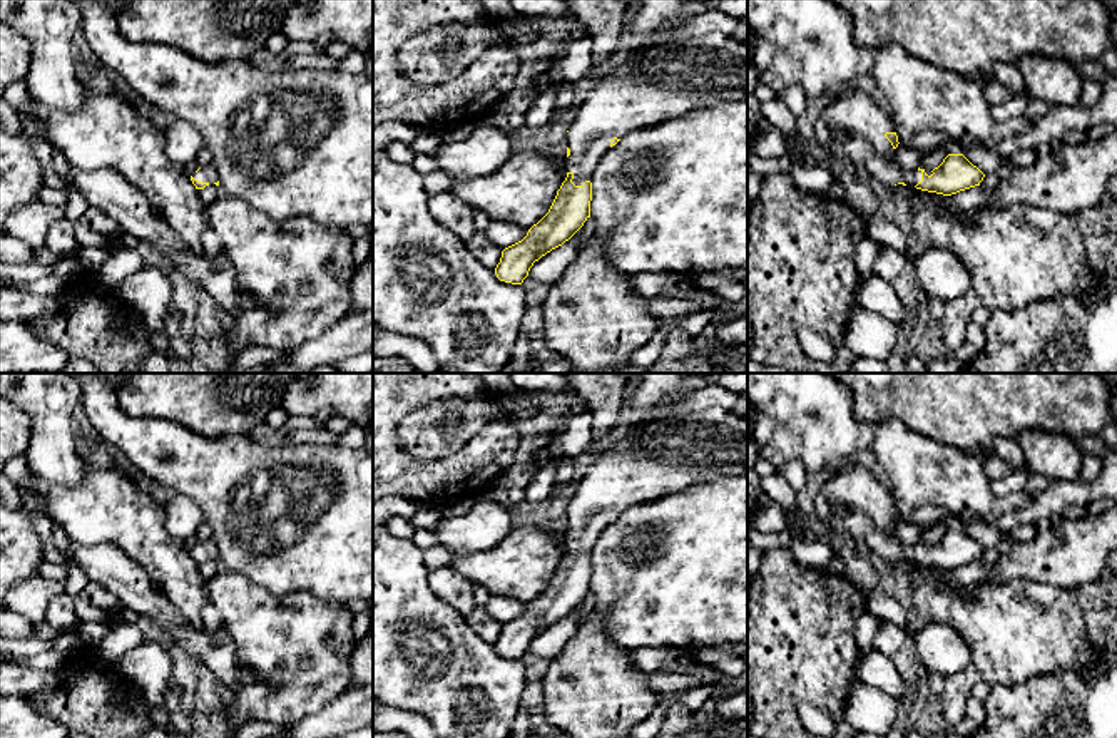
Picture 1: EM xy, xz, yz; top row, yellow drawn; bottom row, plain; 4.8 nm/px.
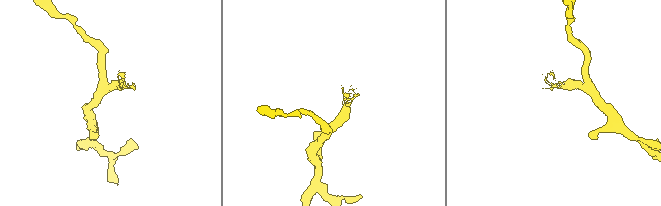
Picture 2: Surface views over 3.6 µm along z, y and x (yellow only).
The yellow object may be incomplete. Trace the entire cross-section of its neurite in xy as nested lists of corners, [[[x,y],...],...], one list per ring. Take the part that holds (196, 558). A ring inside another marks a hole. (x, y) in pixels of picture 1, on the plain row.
[[[204,541],[199,542],[192,551],[191,551],[192,559],[196,561],[196,564],[204,564],[209,559],[216,559],[219,561],[217,556],[217,547],[214,544],[214,541]]]

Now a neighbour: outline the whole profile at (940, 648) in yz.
[[[925,621],[915,634],[915,646],[925,671],[938,671],[945,678],[961,671],[972,661],[965,639],[941,621]]]

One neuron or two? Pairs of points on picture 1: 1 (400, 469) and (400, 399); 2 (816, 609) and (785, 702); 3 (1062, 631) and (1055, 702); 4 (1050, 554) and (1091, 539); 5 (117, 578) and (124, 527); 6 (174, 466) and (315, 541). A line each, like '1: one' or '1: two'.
1: one
2: one
3: two
4: one
5: two
6: one

